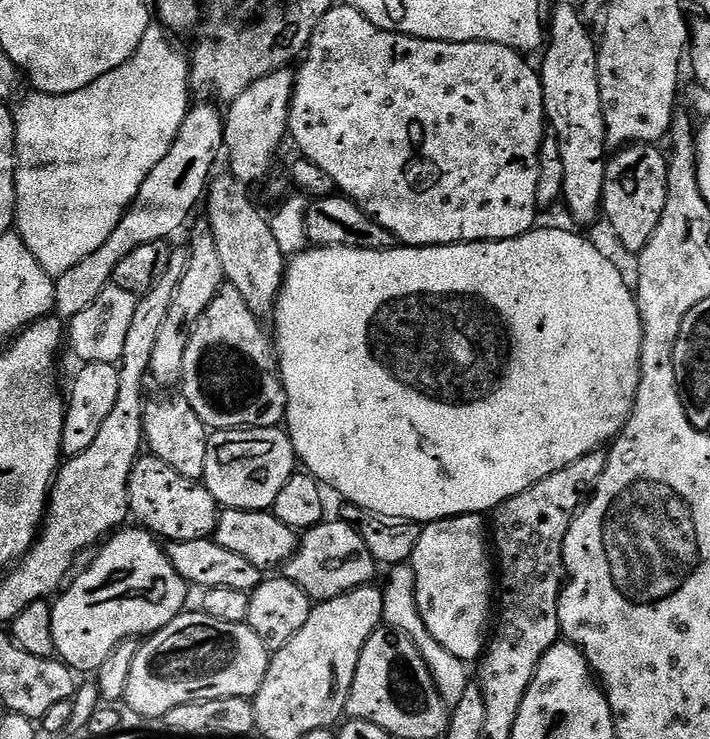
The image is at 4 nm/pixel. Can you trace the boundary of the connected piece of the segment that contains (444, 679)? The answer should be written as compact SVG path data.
M411 563L398 564L387 569L388 581L382 584L384 594L384 618L383 623L389 628L406 634L418 646L430 674L434 678L434 686L438 694L444 699L444 703L451 706L461 701L466 694L466 686L470 683L468 676L469 665L463 660L454 658L450 650L446 650L435 639L430 630L426 630L426 622L422 622L422 614L418 610L418 598L416 597L416 579Z

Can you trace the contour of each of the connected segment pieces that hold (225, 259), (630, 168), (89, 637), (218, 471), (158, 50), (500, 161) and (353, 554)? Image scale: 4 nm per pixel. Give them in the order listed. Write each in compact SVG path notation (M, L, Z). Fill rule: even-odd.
M231 174L224 176L217 175L209 183L206 193L206 208L208 204L207 227L211 228L214 234L214 242L218 246L218 258L222 258L222 270L224 279L242 298L246 298L246 306L256 316L257 320L264 322L273 315L276 307L276 300L280 297L280 288L284 284L284 273L286 271L286 258L282 250L278 250L278 242L274 239L274 230L272 229L269 217L263 216L256 209L256 204L252 201L249 187L240 180L235 180Z
M637 142L627 145L615 153L616 157L609 159L604 165L604 202L602 216L612 227L616 240L632 254L638 254L650 242L654 230L658 230L658 222L662 222L662 210L666 210L668 197L668 166L669 157L659 152L652 142Z
M121 527L99 545L95 553L97 556L89 562L88 568L81 567L52 604L56 656L73 673L95 673L124 640L147 638L174 622L174 618L178 618L185 611L190 585L187 580L181 579L178 570L174 570L165 545L143 527L128 527Z
M230 428L216 430L208 437L206 470L202 483L210 490L217 505L243 512L271 509L282 486L297 471L296 452L287 431L280 428Z
M163 27L148 28L135 54L126 62L122 62L118 70L110 70L110 74L102 74L98 82L90 82L90 86L82 90L61 96L49 96L43 92L33 91L32 96L25 95L15 105L17 108L14 108L16 122L16 223L14 228L19 233L22 242L29 247L30 253L34 254L34 258L41 264L42 269L53 278L66 274L70 266L78 266L82 258L94 254L94 250L98 250L98 246L102 246L102 242L106 242L106 238L114 234L114 226L120 224L120 219L134 202L142 182L146 182L146 174L150 174L150 170L154 170L154 166L158 166L158 162L166 158L174 138L178 138L178 130L190 107L190 99L188 100L188 96L190 97L190 60L185 53L183 56L172 45L171 38L173 39Z
M340 2L324 15L322 22L318 22L318 26L314 26L314 34L310 38L303 60L304 65L301 66L300 72L298 68L298 71L295 73L296 86L292 95L290 118L288 119L288 136L290 140L293 140L300 147L299 155L303 159L314 162L314 166L319 166L321 170L326 170L326 174L330 174L333 185L343 195L347 196L349 200L355 200L357 206L366 215L374 218L374 222L378 222L378 226L386 226L386 230L390 230L390 234L394 234L401 245L411 246L413 248L433 248L435 244L473 244L479 240L513 240L522 234L533 231L537 227L538 221L536 221L536 215L538 215L538 209L536 206L536 195L538 194L538 158L540 157L540 147L546 135L546 117L544 115L544 99L542 98L540 73L533 65L531 68L524 61L527 59L521 53L515 52L514 49L507 48L501 44L491 44L490 42L482 42L481 40L478 42L455 44L454 42L442 42L441 40L419 40L413 36L404 36L401 32L387 32L378 26L374 26L374 22L370 22L370 18L366 18L358 9L350 7L346 2Z
M339 518L331 520L307 529L300 536L296 553L282 568L283 575L290 582L302 586L314 602L338 598L344 592L353 592L355 588L369 587L378 571L376 559L359 534Z

